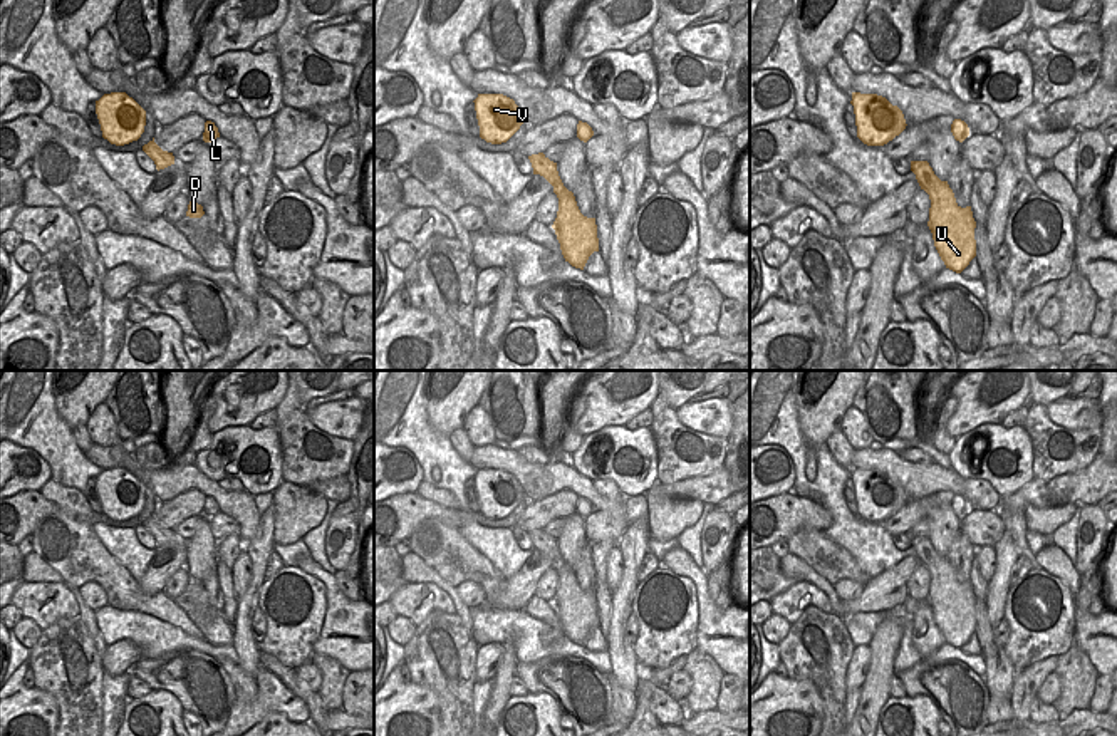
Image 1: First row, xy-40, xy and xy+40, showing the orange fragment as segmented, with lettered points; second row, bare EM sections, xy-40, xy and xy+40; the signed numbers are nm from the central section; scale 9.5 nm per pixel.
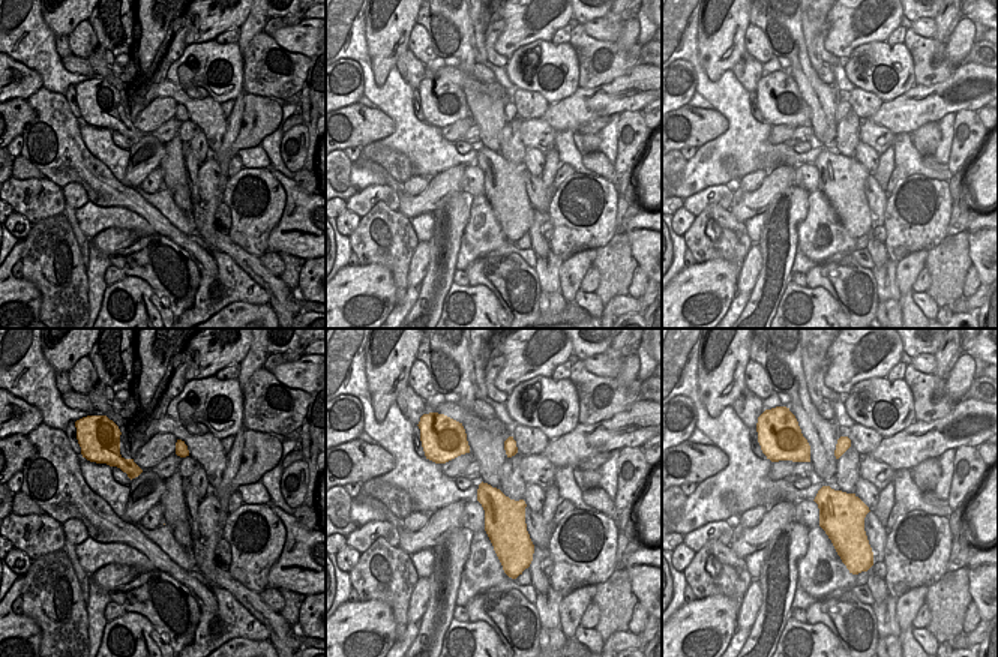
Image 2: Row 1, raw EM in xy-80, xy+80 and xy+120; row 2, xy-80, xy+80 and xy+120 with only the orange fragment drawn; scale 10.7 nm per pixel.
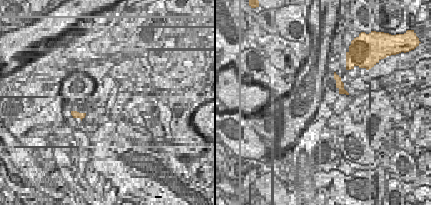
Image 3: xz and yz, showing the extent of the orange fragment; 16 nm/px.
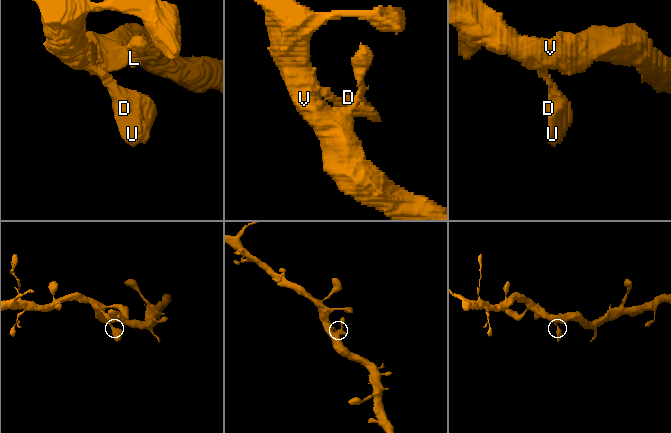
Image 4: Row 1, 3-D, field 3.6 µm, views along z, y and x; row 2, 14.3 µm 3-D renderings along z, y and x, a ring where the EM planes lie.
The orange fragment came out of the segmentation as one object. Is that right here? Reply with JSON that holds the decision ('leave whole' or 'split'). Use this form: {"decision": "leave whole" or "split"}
{"decision": "leave whole"}

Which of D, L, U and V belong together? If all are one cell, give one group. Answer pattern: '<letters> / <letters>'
D L U V

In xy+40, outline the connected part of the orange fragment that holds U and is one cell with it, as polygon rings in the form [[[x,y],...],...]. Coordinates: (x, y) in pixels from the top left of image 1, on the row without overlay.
[[[911,536],[911,547],[929,570],[929,597],[934,622],[946,644],[961,649],[976,632],[974,604],[971,582],[961,583],[948,557],[941,557],[927,536]]]

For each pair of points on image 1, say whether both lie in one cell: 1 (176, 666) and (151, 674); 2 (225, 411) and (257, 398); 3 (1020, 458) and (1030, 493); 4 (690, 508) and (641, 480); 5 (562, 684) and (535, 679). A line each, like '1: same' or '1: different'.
1: same
2: same
3: different
4: different
5: same

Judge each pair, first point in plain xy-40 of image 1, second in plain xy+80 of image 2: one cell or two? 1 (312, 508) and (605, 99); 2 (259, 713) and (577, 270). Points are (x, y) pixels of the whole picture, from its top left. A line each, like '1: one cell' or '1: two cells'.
1: two cells
2: two cells

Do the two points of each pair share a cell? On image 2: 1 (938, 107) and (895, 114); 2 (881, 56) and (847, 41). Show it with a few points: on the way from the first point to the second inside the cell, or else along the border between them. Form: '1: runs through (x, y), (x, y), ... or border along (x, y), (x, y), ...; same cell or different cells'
1: runs through (928, 107), (914, 107), (905, 113); same cell
2: border along (884, 41), (860, 44), (848, 57); different cells

